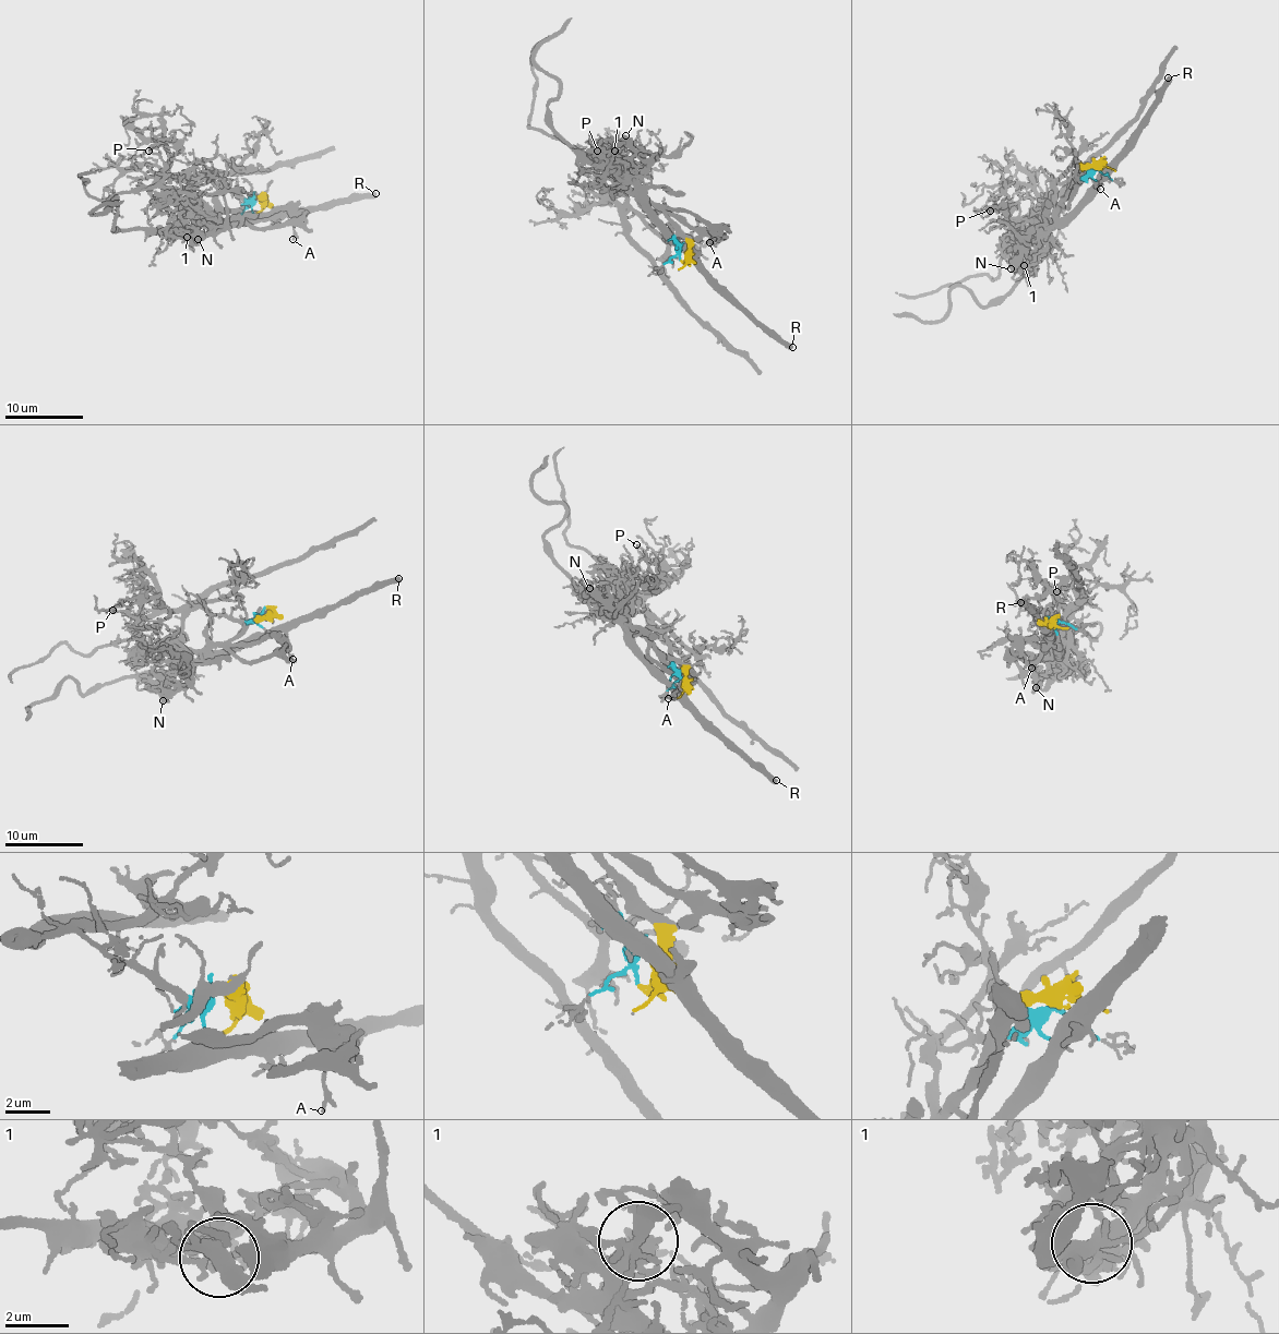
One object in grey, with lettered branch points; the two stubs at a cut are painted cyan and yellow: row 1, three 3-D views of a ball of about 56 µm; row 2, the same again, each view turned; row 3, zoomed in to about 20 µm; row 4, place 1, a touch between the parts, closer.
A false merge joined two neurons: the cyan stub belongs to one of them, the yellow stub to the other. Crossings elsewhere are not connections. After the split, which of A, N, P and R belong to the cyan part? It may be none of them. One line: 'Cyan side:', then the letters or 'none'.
Cyan side: P

